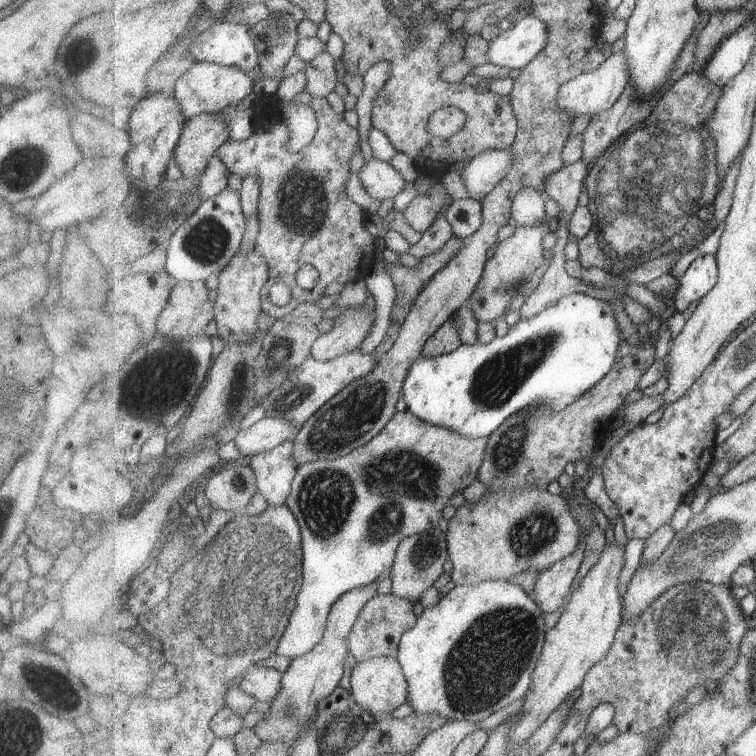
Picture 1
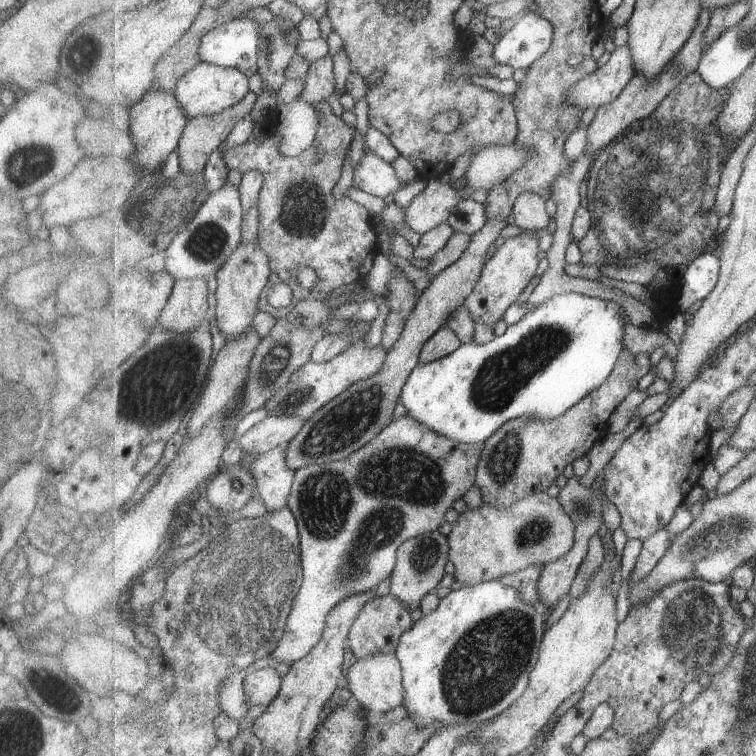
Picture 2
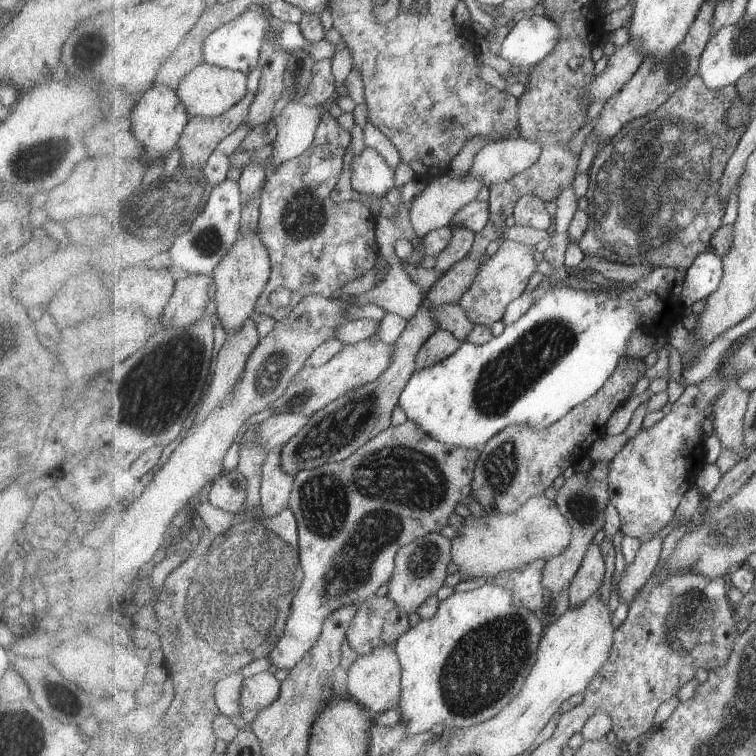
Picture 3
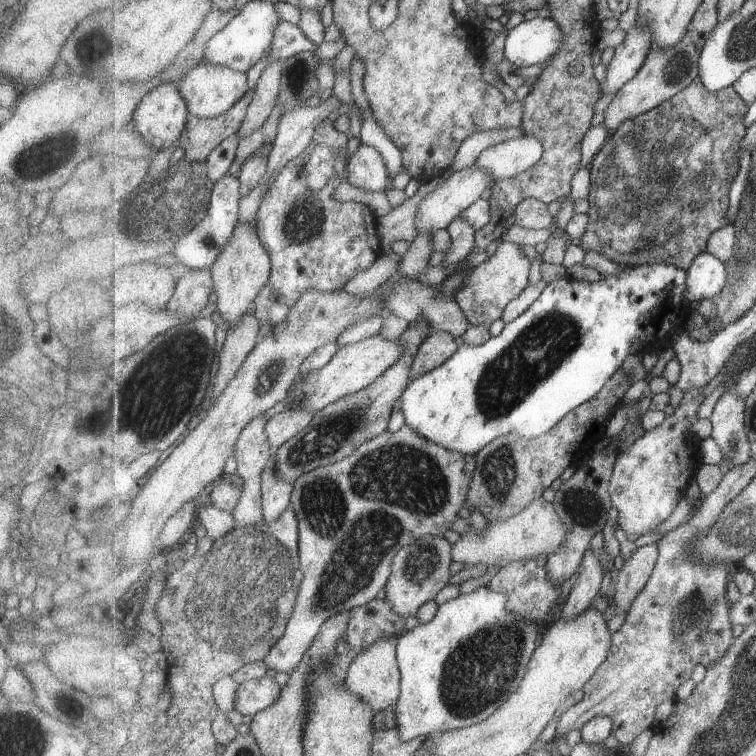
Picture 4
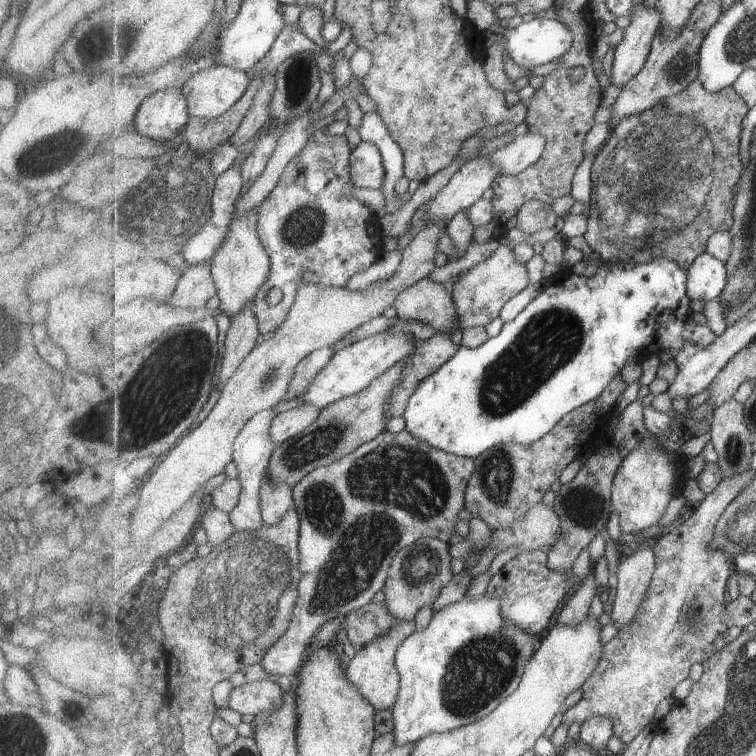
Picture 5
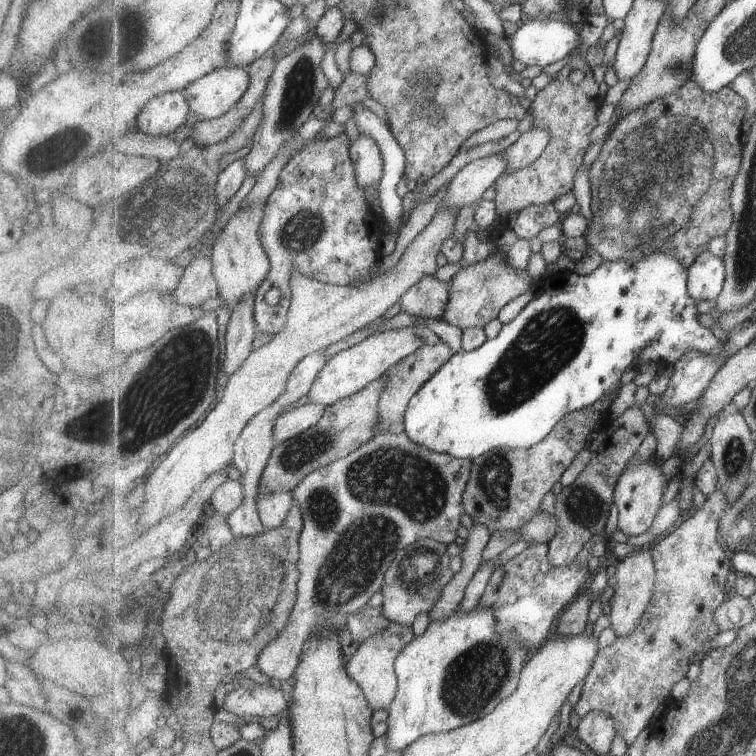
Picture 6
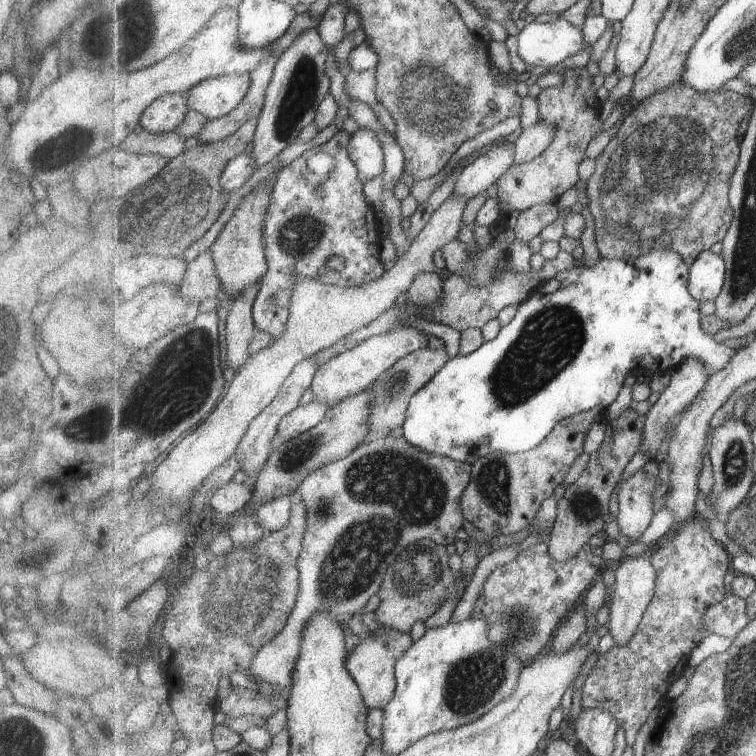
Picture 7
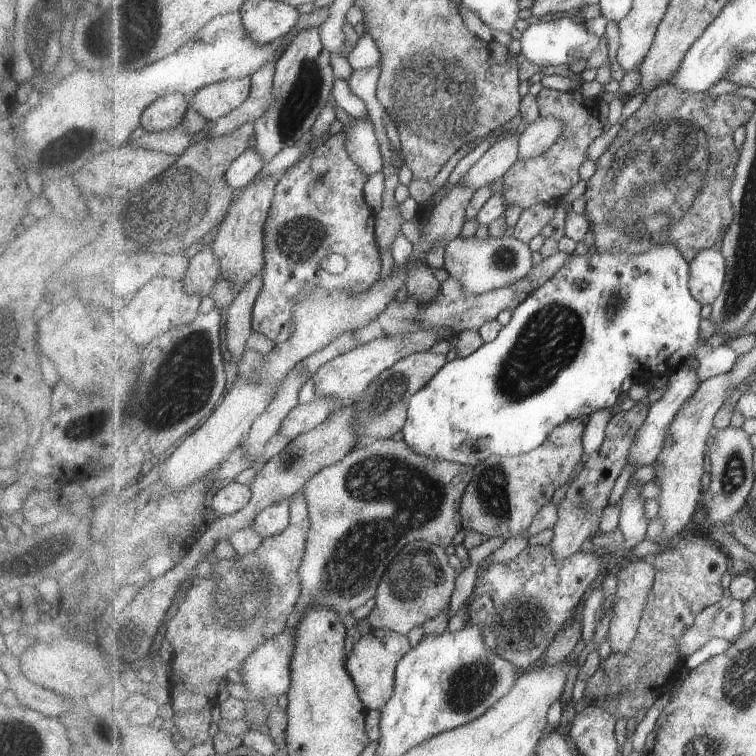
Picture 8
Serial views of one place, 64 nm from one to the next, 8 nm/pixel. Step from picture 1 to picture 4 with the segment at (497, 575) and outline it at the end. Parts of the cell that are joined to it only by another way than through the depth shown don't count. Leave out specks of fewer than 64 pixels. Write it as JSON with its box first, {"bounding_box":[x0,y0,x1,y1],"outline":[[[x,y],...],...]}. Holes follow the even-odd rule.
{"bounding_box":[452,497,567,568],"outline":[[[542,497],[525,511],[516,513],[507,520],[491,521],[489,524],[485,533],[478,533],[471,528],[453,544],[452,556],[455,561],[462,562],[467,568],[481,563],[490,567],[500,562],[503,568],[506,564],[529,560],[534,556],[549,556],[557,552],[567,538],[566,524],[559,516],[554,503],[547,502]]]}

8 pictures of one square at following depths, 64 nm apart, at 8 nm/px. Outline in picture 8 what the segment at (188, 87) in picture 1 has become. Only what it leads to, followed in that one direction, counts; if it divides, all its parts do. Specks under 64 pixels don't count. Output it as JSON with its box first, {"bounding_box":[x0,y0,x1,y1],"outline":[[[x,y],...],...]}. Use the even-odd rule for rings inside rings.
{"bounding_box":[189,77,251,122],"outline":[[[249,77],[222,80],[198,90],[189,103],[198,114],[214,122],[239,108],[251,96],[251,91]]]}

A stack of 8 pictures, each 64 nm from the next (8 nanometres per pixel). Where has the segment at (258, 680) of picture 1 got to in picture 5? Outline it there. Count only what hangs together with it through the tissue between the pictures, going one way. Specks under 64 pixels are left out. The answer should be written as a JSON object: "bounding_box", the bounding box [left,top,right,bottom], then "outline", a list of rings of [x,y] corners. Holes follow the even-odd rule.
{"bounding_box":[228,678,284,717],"outline":[[[273,678],[251,681],[233,689],[228,708],[243,716],[257,717],[280,709],[284,705],[284,694]]]}

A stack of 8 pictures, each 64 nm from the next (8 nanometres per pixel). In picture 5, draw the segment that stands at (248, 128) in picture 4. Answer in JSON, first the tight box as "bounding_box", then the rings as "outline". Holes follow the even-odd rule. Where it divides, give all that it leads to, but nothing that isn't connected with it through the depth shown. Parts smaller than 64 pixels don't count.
{"bounding_box":[228,71,276,148],"outline":[[[272,71],[264,78],[263,88],[259,89],[258,95],[254,98],[253,106],[247,113],[239,130],[228,140],[230,145],[241,148],[243,144],[257,138],[262,128],[271,118],[270,104],[276,91],[276,74]]]}

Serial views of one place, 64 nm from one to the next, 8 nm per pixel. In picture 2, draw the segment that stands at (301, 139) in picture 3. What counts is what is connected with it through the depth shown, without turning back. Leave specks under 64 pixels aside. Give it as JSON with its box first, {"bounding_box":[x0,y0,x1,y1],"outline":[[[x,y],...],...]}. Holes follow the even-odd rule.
{"bounding_box":[277,97,320,157],"outline":[[[298,97],[288,104],[278,105],[277,109],[281,152],[286,157],[299,156],[319,138],[320,120],[316,108]]]}

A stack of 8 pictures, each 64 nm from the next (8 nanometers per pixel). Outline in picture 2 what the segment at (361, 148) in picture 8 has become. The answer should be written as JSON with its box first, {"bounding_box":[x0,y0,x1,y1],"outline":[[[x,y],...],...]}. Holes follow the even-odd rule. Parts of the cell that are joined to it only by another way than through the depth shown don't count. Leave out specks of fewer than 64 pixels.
{"bounding_box":[352,150,404,198],"outline":[[[369,150],[353,170],[352,186],[366,193],[385,198],[404,186],[395,167]]]}

